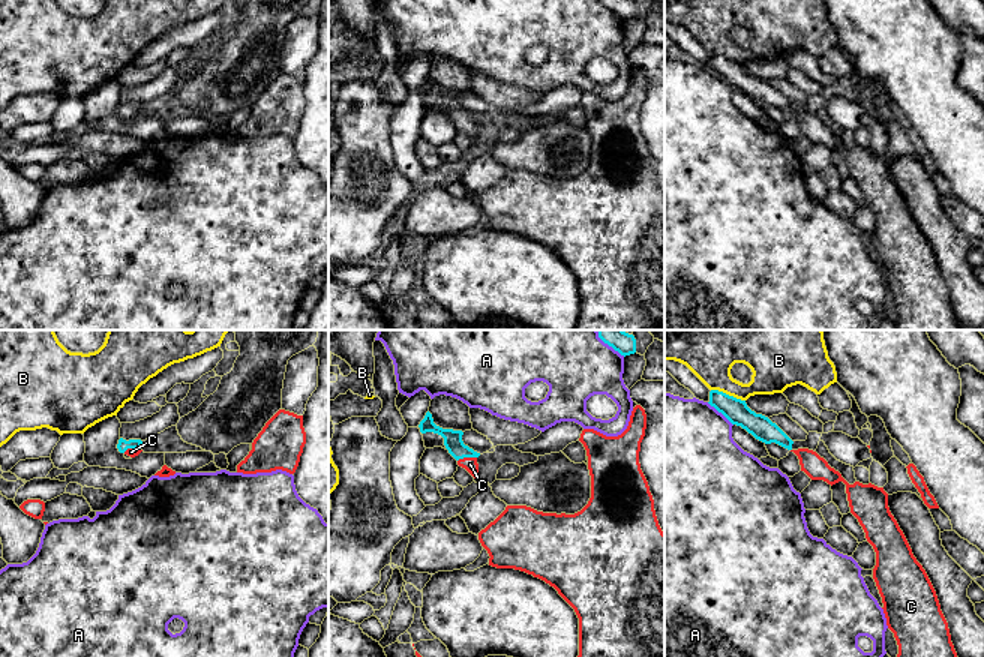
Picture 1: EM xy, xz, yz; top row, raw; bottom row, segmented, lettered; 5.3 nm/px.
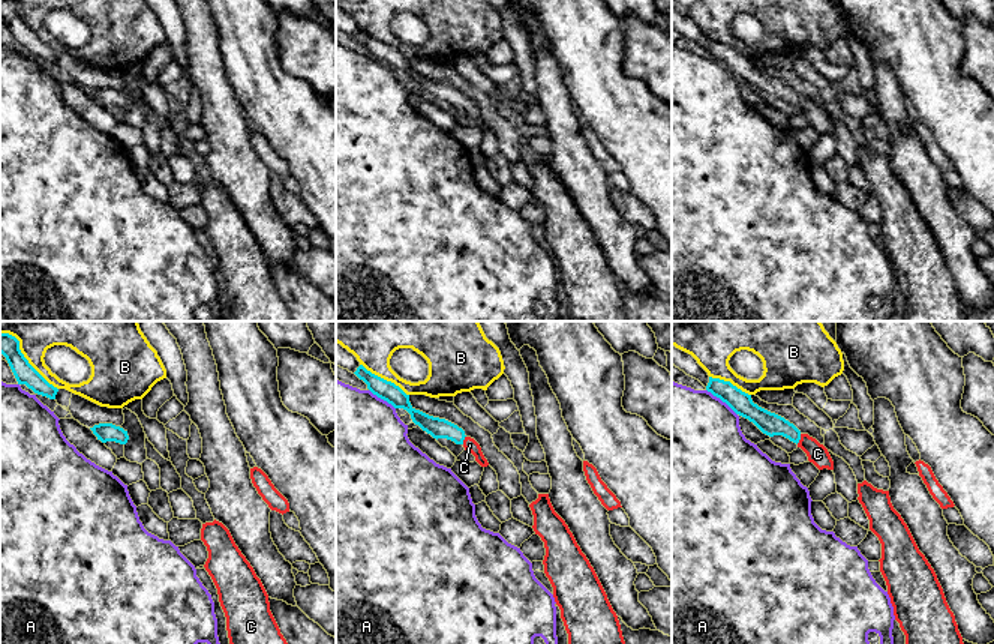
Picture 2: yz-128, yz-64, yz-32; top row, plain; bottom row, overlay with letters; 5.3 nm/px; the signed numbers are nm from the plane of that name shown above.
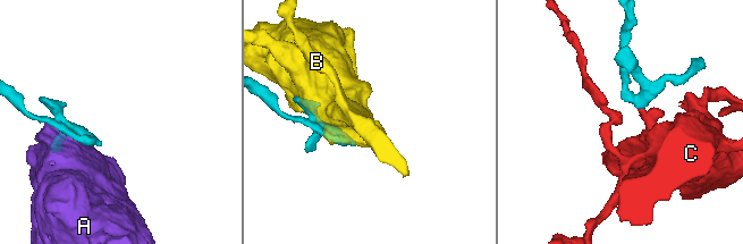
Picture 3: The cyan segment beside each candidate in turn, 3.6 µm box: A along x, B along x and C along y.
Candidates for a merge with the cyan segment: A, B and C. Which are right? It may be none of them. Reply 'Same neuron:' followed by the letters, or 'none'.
Same neuron: C

